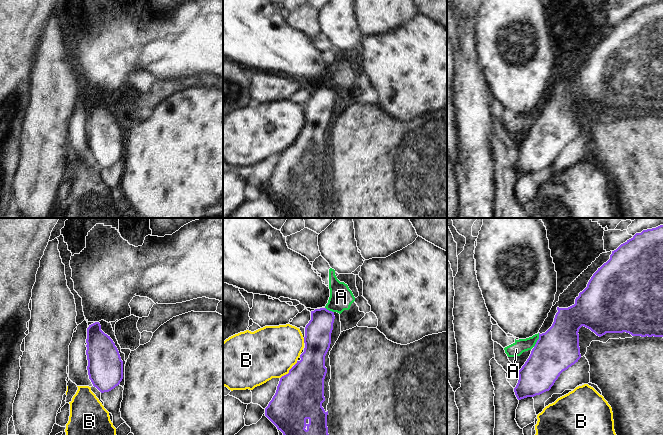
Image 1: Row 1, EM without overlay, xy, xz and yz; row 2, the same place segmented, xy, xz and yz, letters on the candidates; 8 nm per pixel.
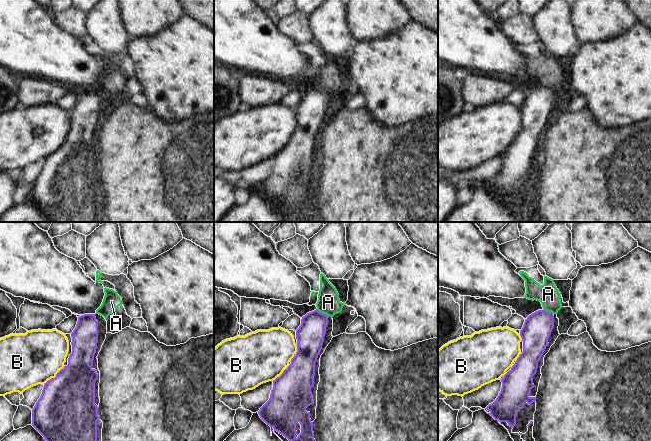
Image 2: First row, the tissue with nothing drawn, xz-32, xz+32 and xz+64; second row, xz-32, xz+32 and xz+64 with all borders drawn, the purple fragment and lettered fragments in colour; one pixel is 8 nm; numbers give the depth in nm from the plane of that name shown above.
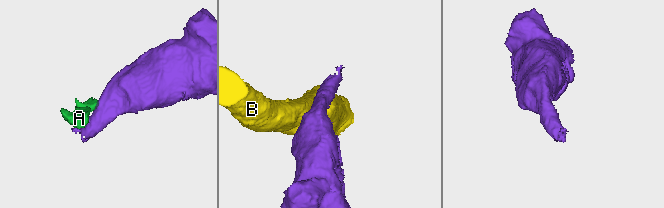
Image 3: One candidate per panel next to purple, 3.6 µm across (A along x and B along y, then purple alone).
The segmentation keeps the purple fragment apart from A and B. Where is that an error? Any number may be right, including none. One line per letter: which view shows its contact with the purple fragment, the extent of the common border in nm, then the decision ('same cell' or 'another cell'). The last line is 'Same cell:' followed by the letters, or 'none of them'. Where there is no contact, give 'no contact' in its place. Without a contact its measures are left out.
A: contact in yz; length 120 nm; another cell
B: contact in xz; length 140 nm; another cell
Same cell: none of them

